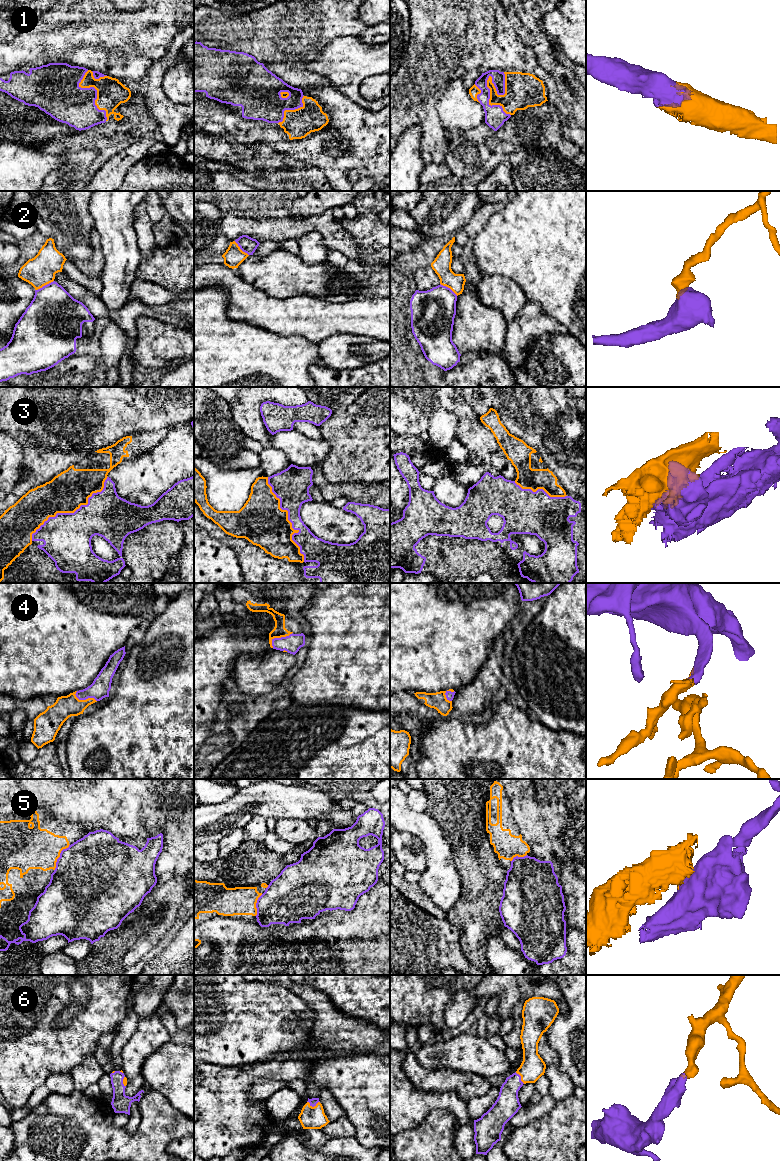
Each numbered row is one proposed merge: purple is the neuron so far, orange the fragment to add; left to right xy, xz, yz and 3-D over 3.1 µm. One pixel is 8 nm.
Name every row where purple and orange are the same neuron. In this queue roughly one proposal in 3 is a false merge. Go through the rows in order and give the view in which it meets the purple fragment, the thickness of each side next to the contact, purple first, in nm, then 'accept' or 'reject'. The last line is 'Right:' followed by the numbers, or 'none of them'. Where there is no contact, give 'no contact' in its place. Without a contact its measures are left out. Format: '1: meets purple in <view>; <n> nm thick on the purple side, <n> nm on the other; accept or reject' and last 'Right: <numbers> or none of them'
1: meets purple in yz; 160 nm thick on the purple side, 220 nm on the other; accept
2: meets purple in xy; 420 nm thick on the purple side, 240 nm on the other; reject
3: meets purple in xy; 380 nm thick on the purple side, 320 nm on the other; reject
4: meets purple in xz; 140 nm thick on the purple side, 100 nm on the other; accept
5: meets purple in xy; 500 nm thick on the purple side, 340 nm on the other; reject
6: meets purple in xz; 60 nm thick on the purple side, 180 nm on the other; accept
Right: 1, 4, 6

